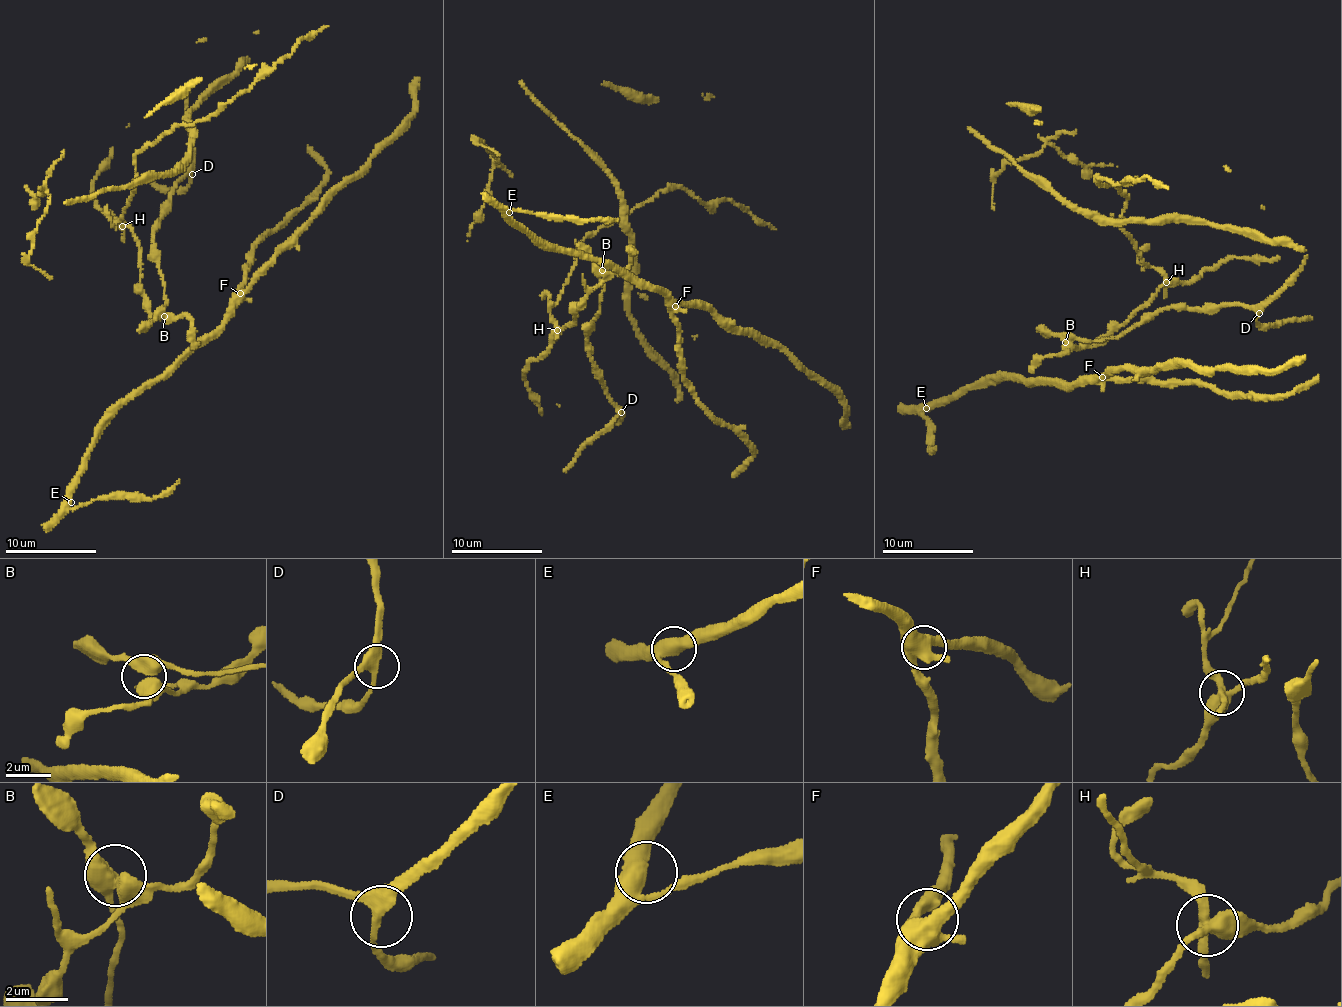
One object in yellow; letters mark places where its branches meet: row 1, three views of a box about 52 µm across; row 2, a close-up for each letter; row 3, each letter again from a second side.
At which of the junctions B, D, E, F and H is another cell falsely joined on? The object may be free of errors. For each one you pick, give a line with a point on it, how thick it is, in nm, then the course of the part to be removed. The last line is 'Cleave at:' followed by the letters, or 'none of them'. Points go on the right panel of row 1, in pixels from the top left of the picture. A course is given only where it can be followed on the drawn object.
H: (1166, 282) | 440 nm | (1166, 281), (1122, 230), (1127, 198), (1117, 186), (1096, 180), (1115, 186), (1147, 177), (1168, 189)
Cleave at: H

